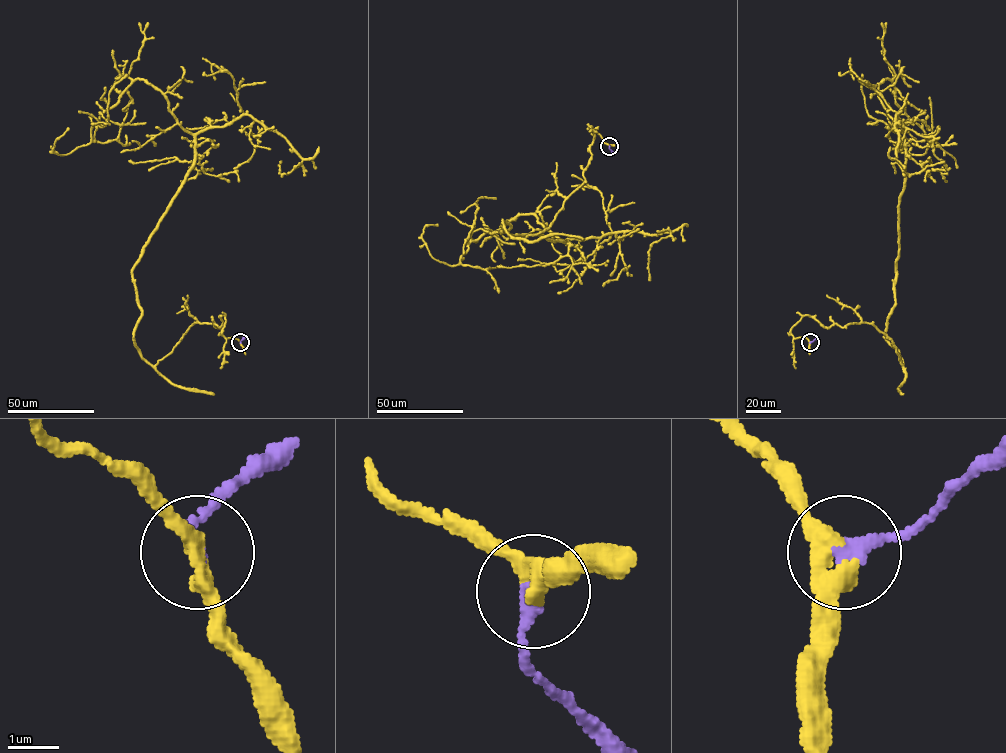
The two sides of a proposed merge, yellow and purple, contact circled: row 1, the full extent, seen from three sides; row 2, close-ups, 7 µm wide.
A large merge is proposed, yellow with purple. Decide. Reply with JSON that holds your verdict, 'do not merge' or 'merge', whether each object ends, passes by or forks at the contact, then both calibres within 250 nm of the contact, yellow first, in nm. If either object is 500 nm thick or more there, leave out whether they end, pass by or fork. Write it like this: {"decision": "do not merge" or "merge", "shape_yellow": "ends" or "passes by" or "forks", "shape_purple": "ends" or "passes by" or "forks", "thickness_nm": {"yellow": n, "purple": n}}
{"decision": "merge", "shape_yellow": "passes by", "shape_purple": "ends", "thickness_nm": {"yellow": 320, "purple": 300}}

